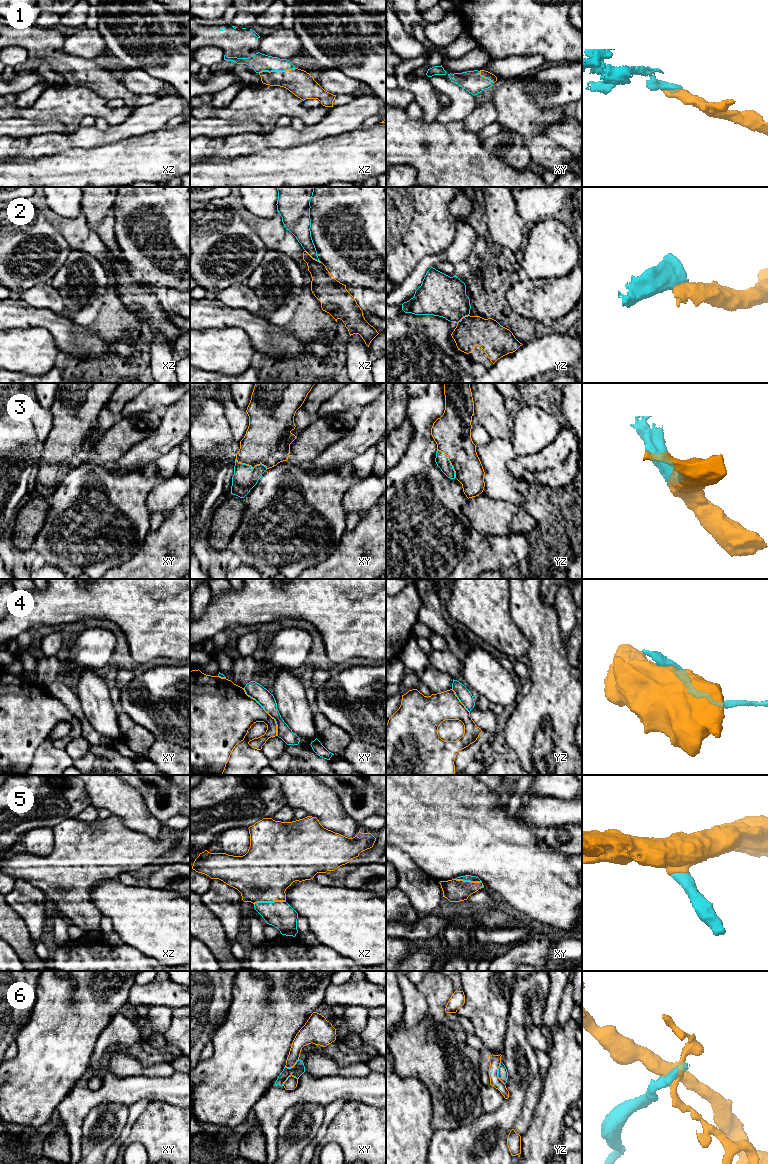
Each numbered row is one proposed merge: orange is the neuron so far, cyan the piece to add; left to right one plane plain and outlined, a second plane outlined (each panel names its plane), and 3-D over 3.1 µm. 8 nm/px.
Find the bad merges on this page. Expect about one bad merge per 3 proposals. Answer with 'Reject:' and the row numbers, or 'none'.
Reject: 2, 4, 6

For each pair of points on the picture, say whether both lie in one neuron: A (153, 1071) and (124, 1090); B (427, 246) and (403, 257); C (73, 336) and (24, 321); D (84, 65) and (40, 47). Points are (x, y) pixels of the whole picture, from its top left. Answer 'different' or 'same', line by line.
A: different
B: same
C: same
D: same

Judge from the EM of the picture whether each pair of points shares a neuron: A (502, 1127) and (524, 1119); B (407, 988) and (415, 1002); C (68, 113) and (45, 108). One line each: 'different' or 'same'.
A: different
B: same
C: same

